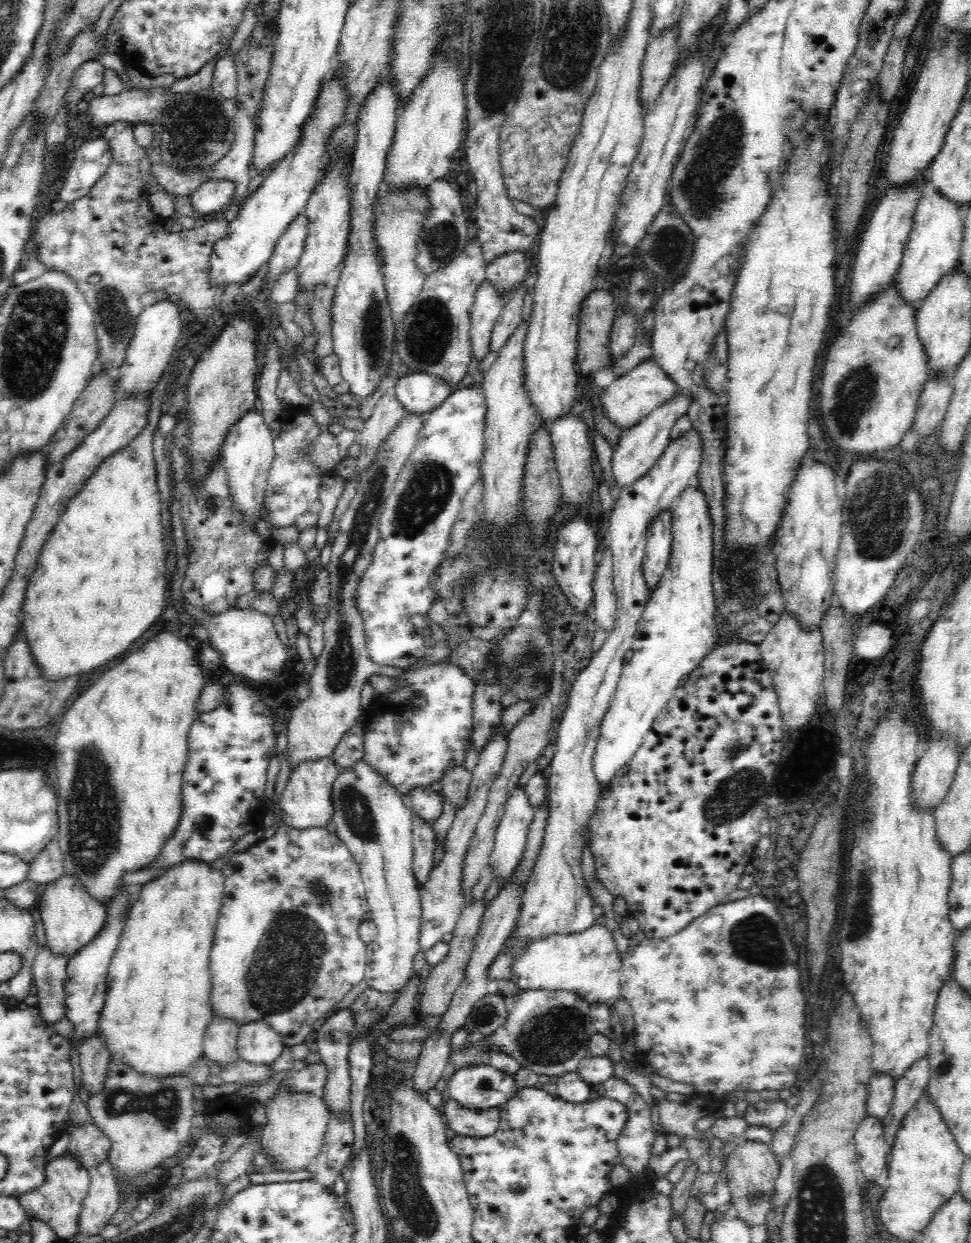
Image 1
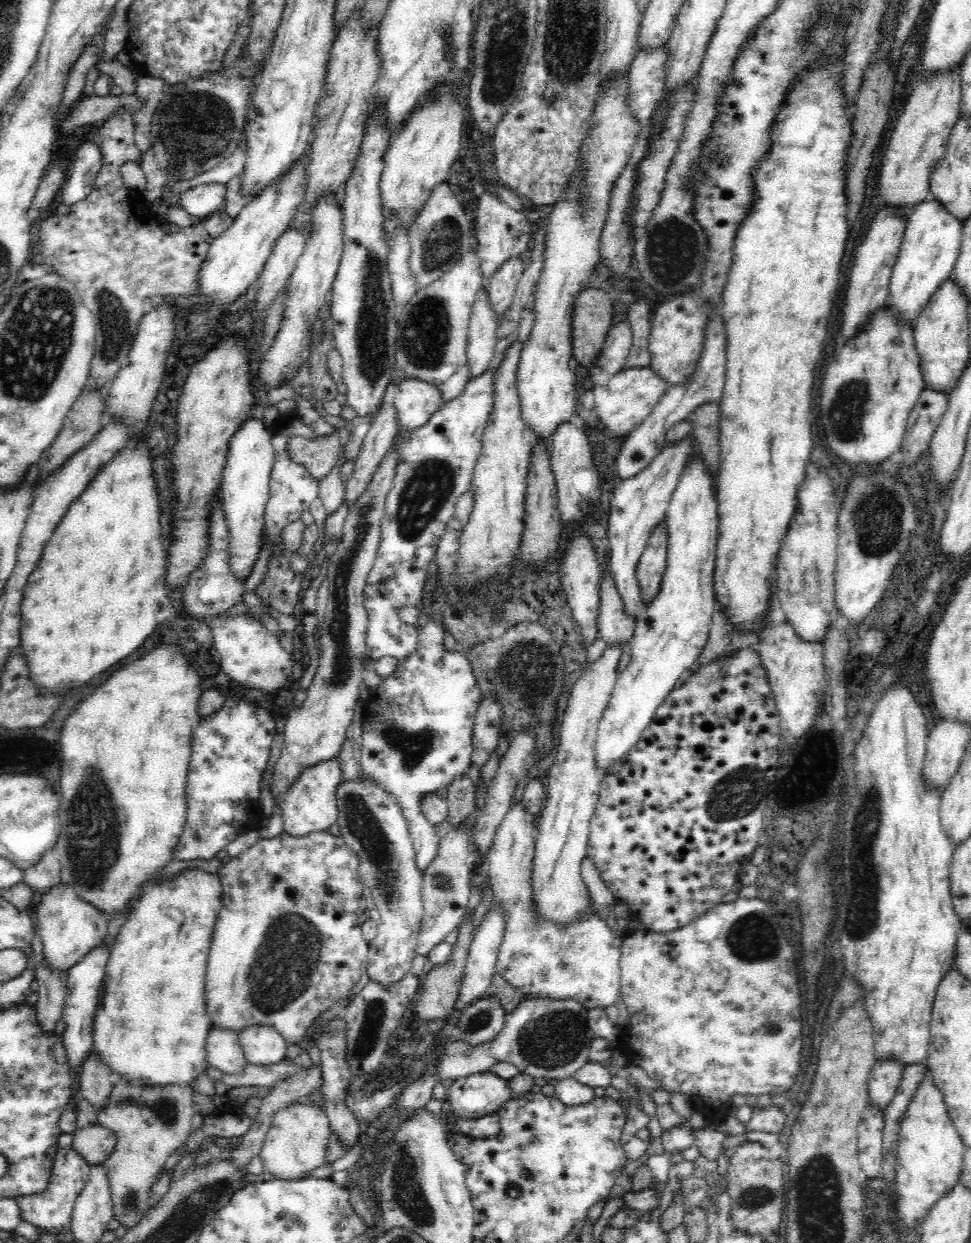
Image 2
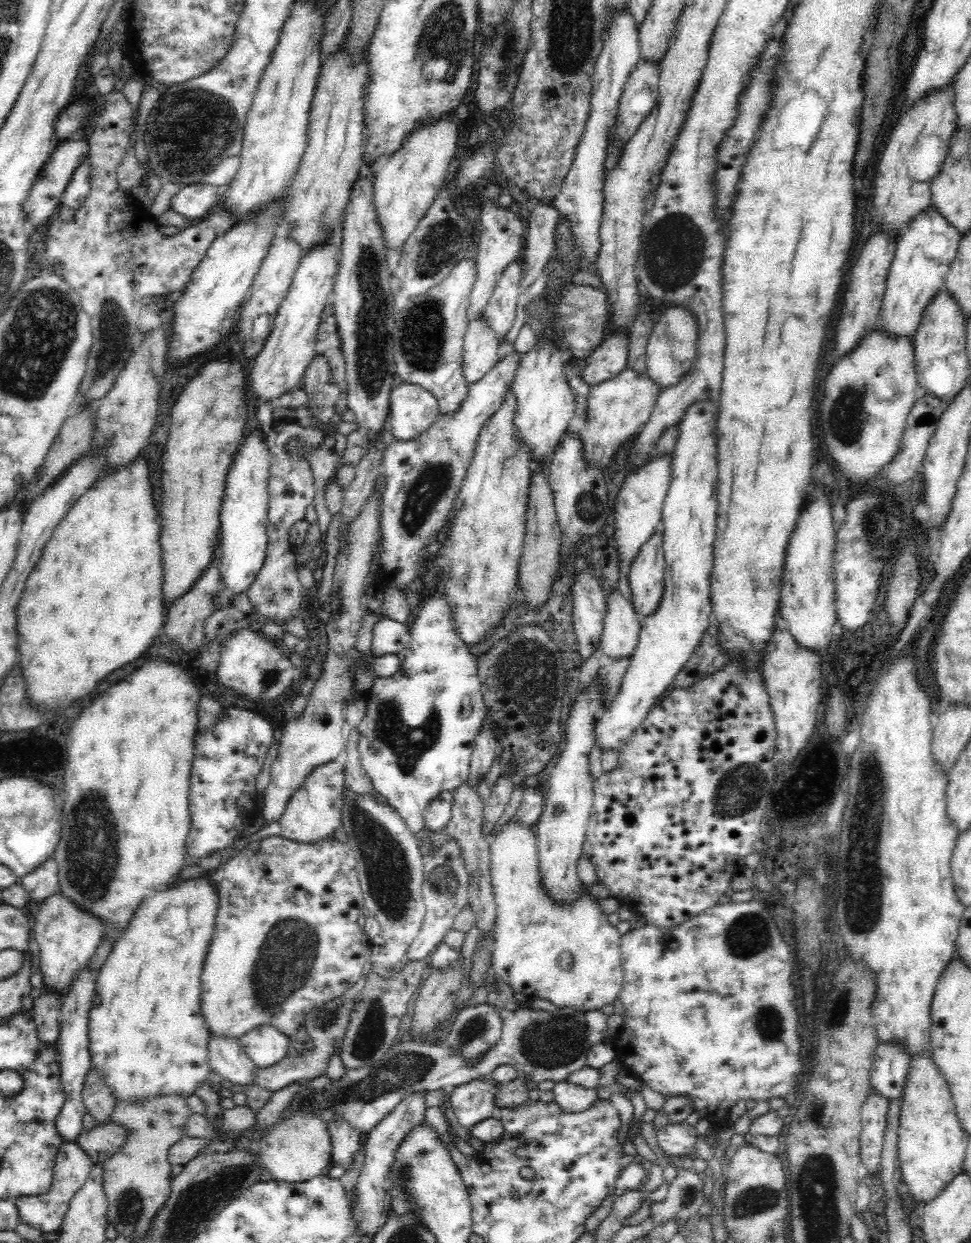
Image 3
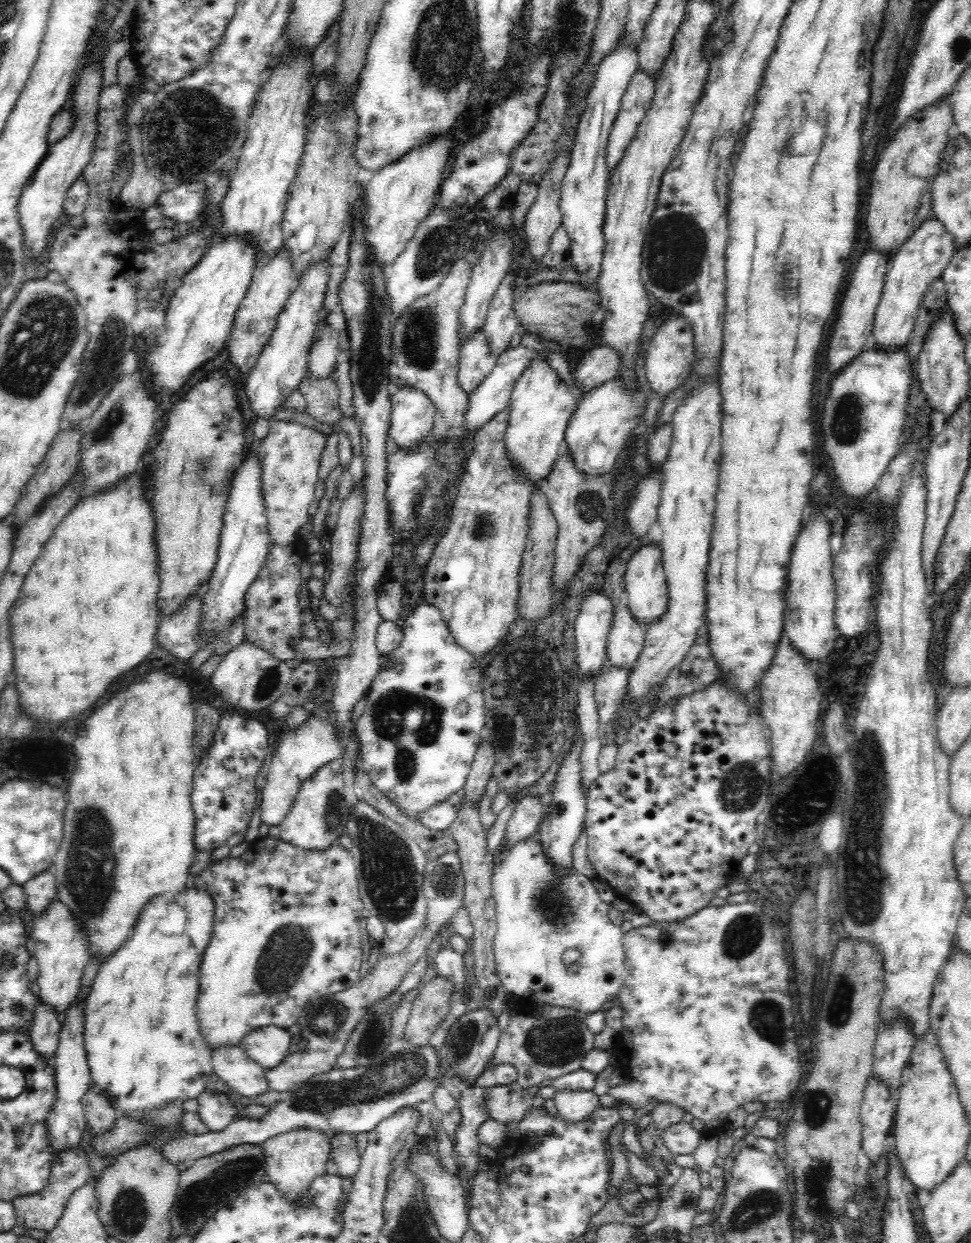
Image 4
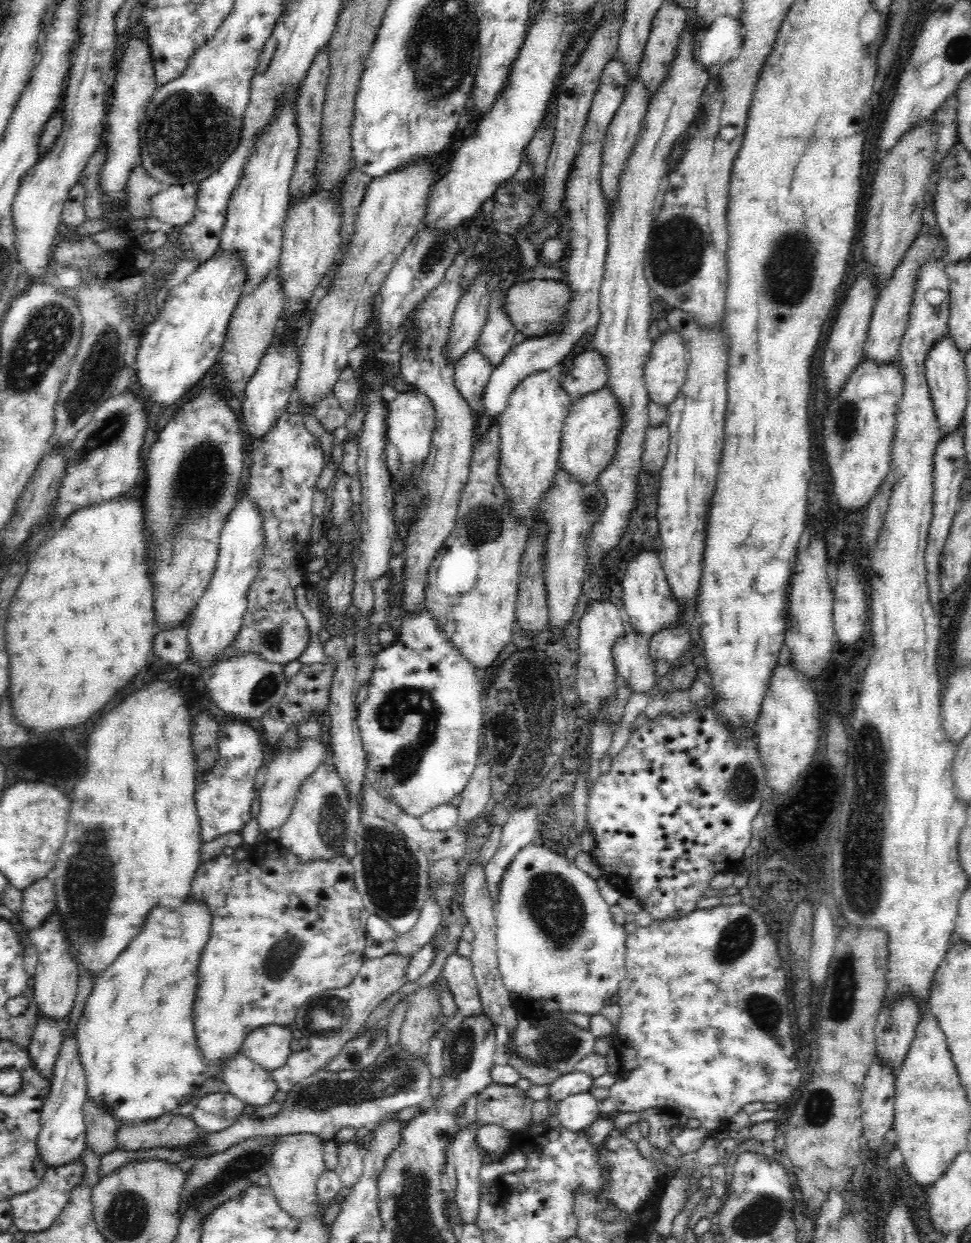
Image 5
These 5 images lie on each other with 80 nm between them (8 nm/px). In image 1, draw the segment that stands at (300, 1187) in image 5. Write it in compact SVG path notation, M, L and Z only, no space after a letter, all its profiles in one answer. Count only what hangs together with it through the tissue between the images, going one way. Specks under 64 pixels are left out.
M283 1078L282 1082L276 1087L273 1098L260 1103L266 1109L268 1120L261 1134L261 1146L263 1146L265 1154L272 1159L275 1168L279 1168L279 1170L300 1170L300 1168L306 1168L310 1164L312 1158L318 1154L318 1148L322 1146L329 1111L323 1102L323 1098L308 1092L298 1093L294 1090L287 1090L283 1086L286 1078Z

